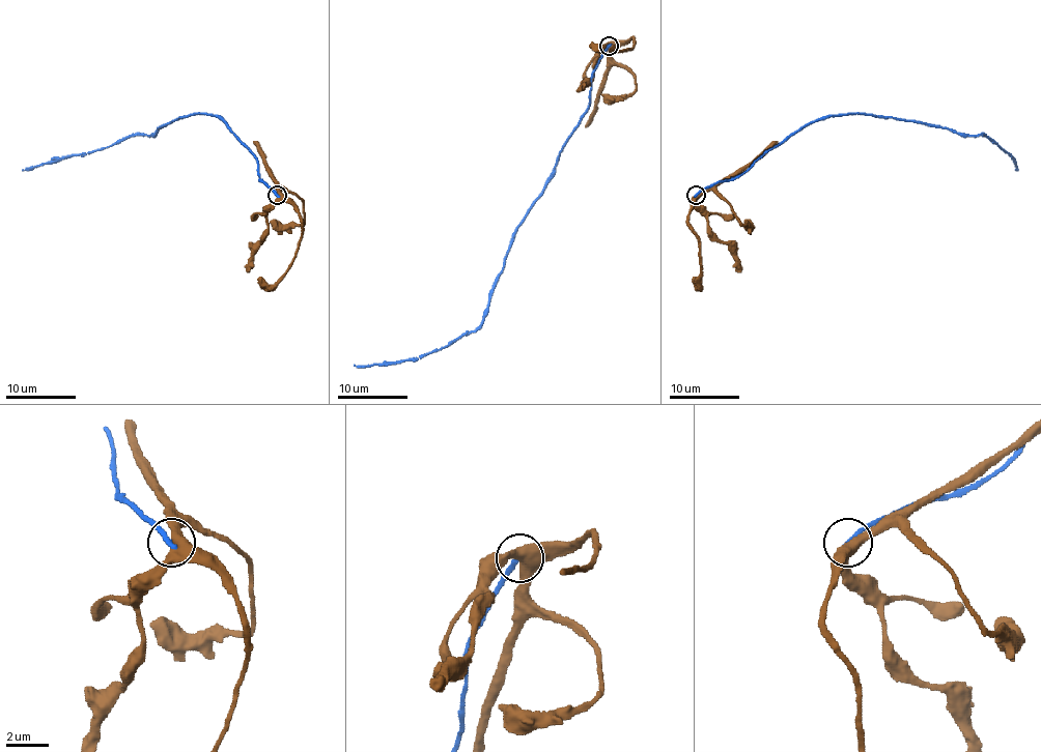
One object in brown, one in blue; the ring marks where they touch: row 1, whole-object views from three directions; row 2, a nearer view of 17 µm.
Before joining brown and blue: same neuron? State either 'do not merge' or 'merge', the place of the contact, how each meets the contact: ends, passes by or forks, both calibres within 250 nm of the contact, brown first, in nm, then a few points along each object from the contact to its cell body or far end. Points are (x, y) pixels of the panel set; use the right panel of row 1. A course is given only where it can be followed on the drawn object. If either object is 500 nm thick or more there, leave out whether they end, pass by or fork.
do not merge | (696, 195) | brown forks | blue ends | 400/240 nm | brown via (696, 196), (688, 213), (688, 227), (696, 236), (701, 285), (696, 278) | blue via (696, 196), (724, 179), (734, 179), (796, 132), (835, 114), (878, 116), (984, 136), (1013, 158), (1014, 169)

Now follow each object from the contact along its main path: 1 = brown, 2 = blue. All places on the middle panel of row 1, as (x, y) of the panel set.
1: (609, 46), (619, 46), (634, 38), (634, 46), (624, 51), (596, 51), (589, 46)
2: (609, 46), (592, 74), (587, 112), (516, 228), (483, 322), (418, 358), (355, 364)

